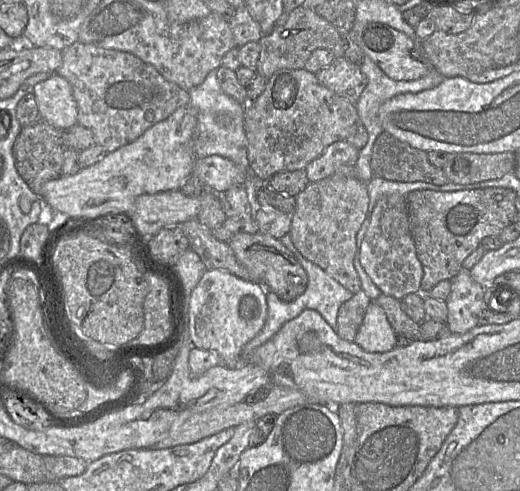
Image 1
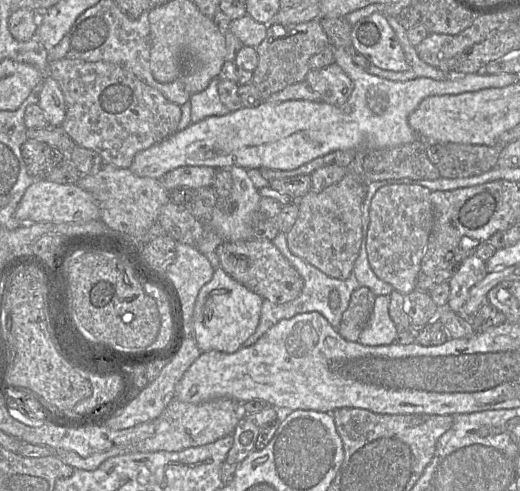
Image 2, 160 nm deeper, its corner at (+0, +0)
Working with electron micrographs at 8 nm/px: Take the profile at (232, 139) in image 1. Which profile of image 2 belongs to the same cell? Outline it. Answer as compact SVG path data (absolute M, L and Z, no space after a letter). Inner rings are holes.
M214 78L208 87L196 94L191 95L191 123L197 123L207 117L224 116L230 110L221 102L218 93L219 79Z

